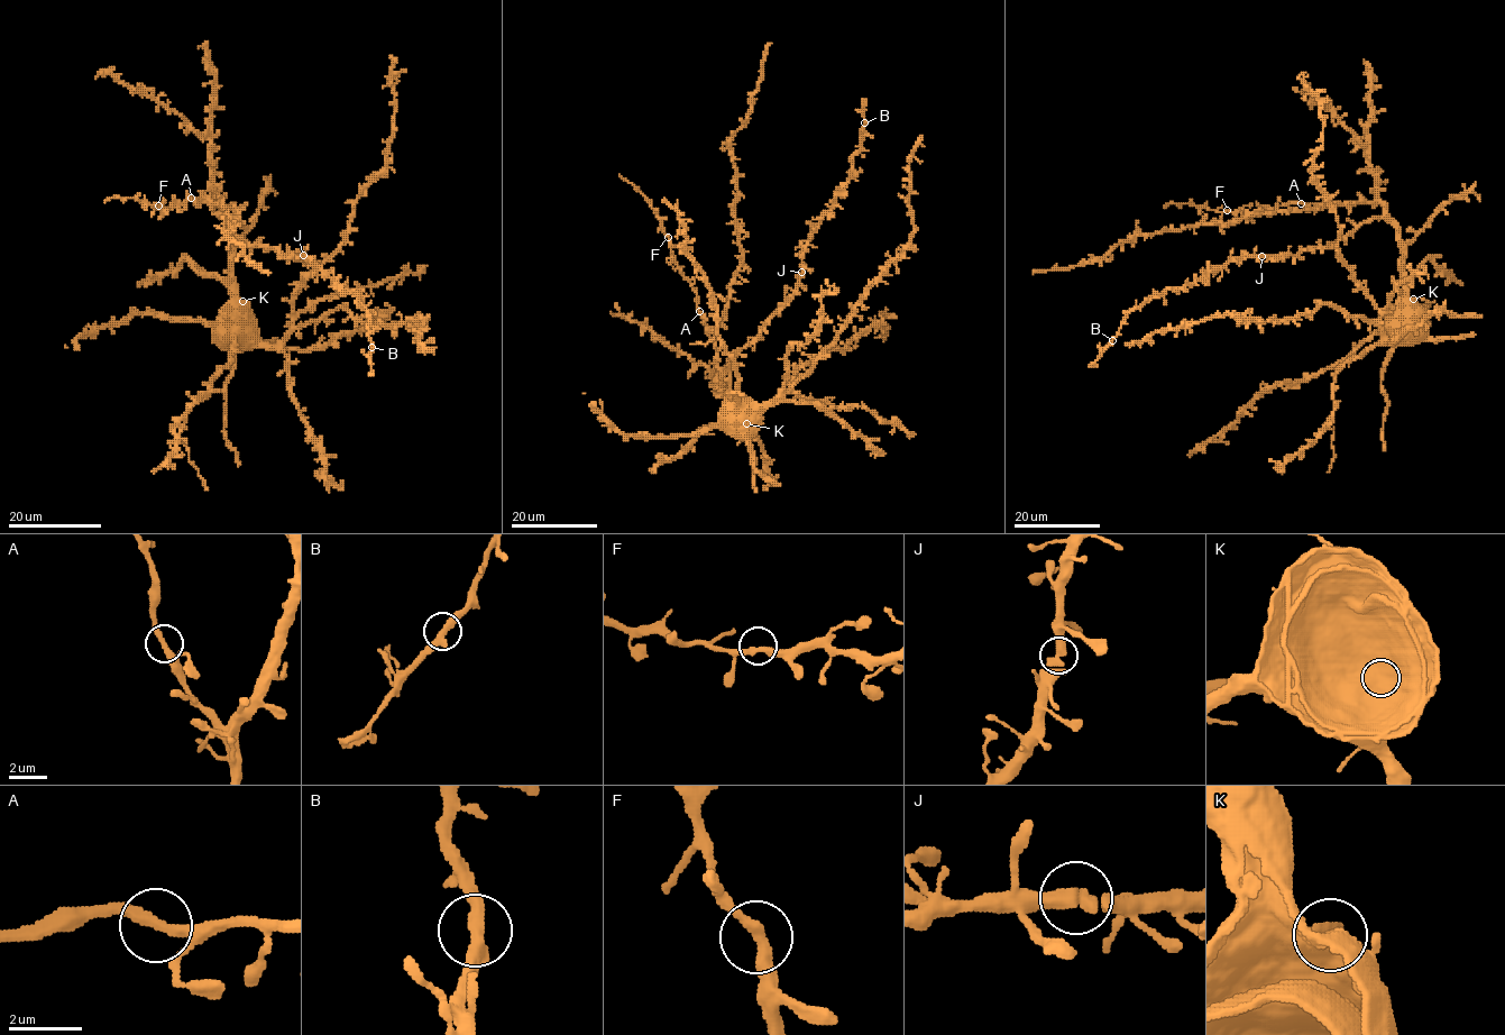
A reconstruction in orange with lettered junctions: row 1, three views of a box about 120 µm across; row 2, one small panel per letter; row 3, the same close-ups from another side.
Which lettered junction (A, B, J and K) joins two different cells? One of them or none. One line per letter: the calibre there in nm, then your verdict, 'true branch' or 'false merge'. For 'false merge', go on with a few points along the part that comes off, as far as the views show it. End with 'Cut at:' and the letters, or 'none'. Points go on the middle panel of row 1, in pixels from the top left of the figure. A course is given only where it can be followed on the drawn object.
A: 300 nm thick; true branch
B: 400 nm thick; true branch
J: 420 nm thick; true branch
K: 320 nm thick; true branch
Cut at: none

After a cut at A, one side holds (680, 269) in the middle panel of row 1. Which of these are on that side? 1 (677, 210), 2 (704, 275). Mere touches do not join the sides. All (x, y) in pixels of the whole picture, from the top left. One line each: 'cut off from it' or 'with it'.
1: cut off from it
2: cut off from it

